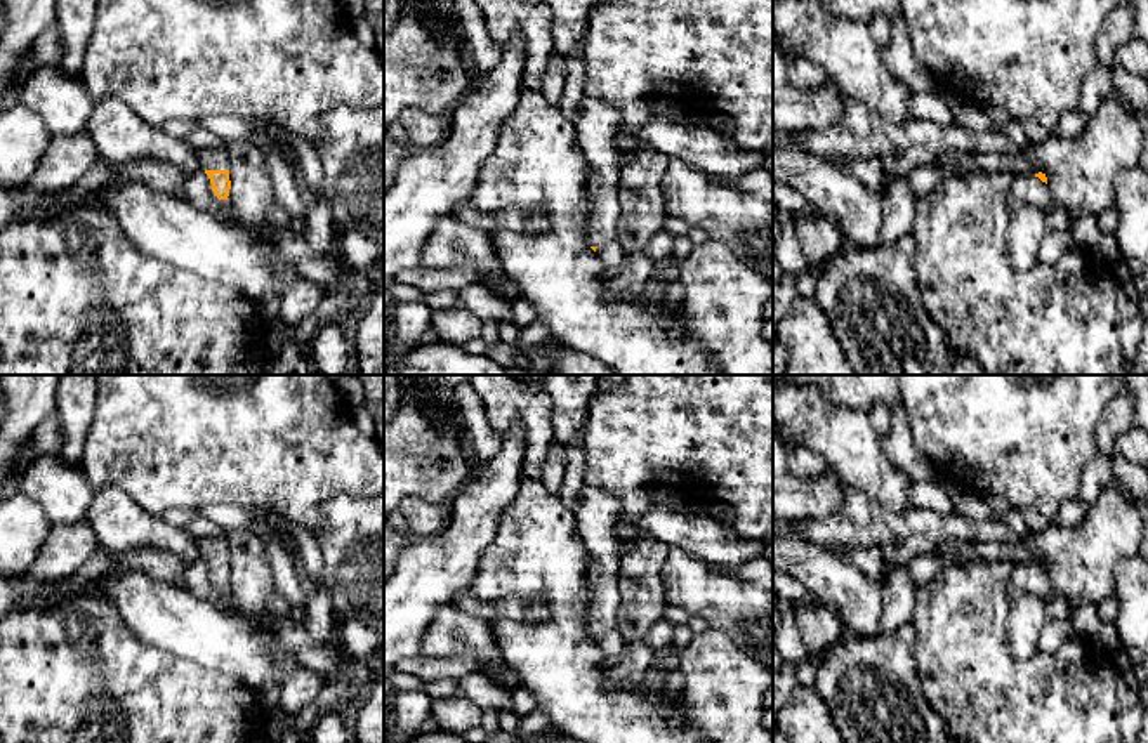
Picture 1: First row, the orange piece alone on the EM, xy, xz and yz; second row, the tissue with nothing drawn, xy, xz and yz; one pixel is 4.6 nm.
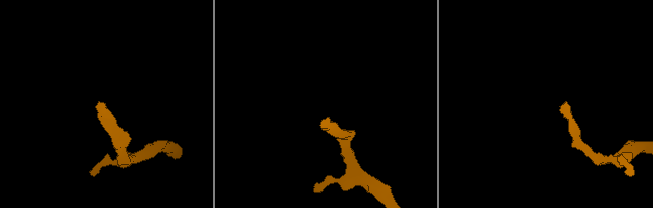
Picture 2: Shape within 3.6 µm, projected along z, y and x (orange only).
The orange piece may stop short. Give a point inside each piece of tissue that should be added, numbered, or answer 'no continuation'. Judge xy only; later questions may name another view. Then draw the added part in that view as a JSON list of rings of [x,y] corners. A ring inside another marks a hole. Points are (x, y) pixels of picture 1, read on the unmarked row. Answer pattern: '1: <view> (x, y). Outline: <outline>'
1: xy (209, 547). Outline: [[[198,538],[200,556],[203,559],[229,559],[228,547],[221,538]]]

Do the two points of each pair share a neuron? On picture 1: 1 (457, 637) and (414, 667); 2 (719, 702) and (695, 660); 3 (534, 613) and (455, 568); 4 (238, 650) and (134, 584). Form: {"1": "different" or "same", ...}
{"1": "different", "2": "same", "3": "different", "4": "same"}

